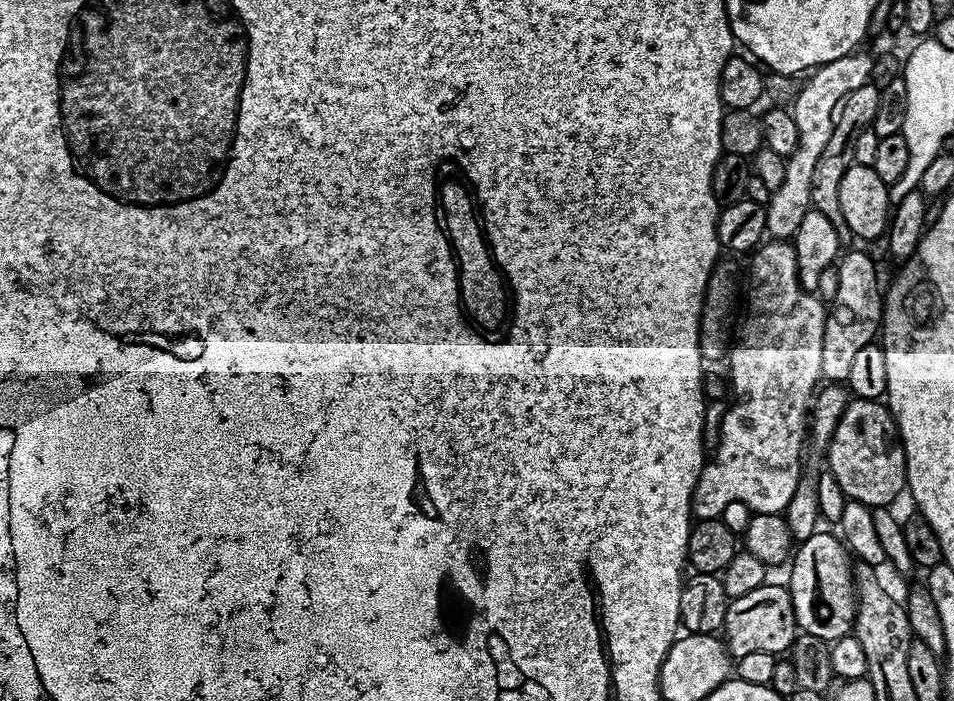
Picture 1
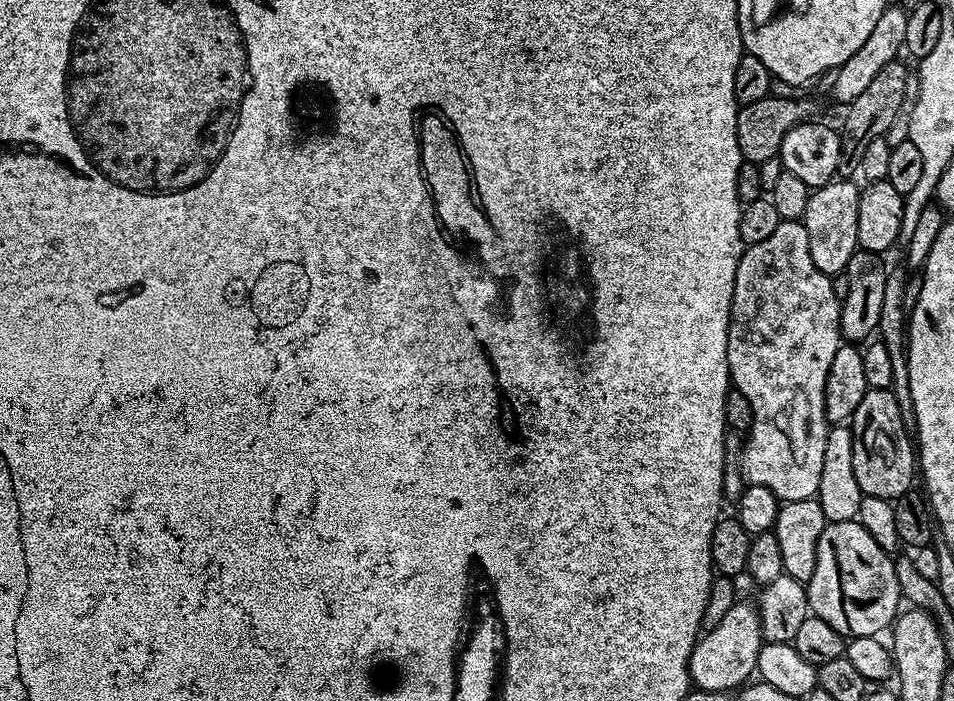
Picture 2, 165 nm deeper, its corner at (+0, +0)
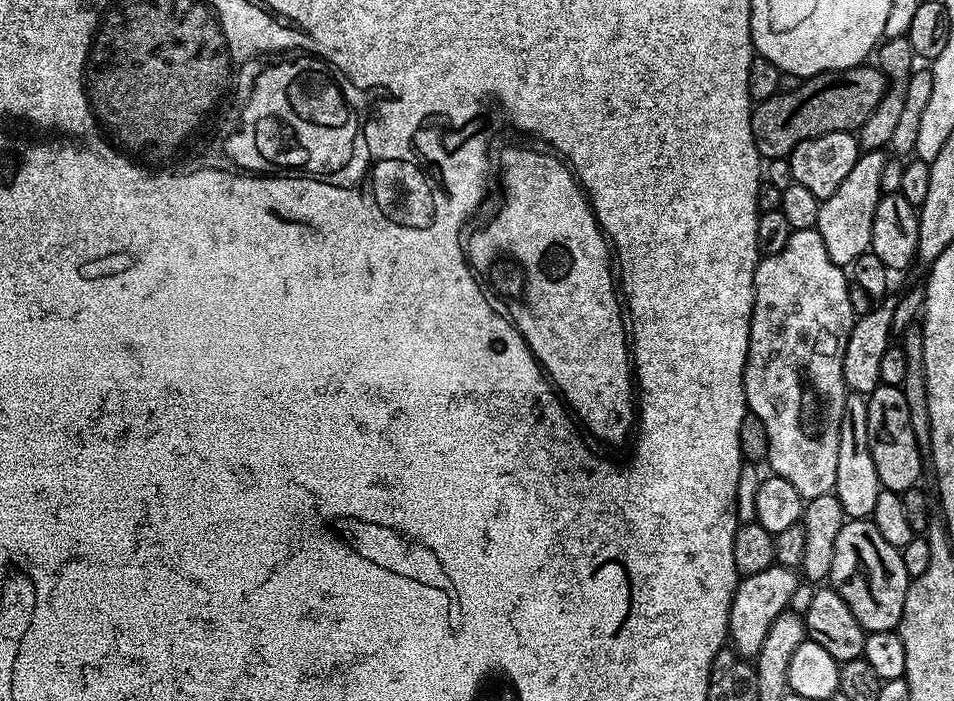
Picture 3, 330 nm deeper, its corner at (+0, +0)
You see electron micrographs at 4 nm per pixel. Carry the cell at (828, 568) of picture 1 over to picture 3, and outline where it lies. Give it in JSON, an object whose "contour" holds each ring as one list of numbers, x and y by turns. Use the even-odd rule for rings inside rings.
{"contour":[[849,519,834,541,830,584,847,603,865,633,899,629,910,577,902,562,902,551,890,546,871,519]]}

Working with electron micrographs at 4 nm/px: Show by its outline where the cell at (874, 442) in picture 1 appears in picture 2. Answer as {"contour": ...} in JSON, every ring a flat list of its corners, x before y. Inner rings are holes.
{"contour":[[871,388,862,398,862,402,849,421,850,431,853,436,853,458,854,476,860,486,863,495,882,498,883,500,895,501,902,494,911,491,913,480,916,480,918,464,916,461,916,450,912,436,908,434,902,423,898,402,889,388]]}

